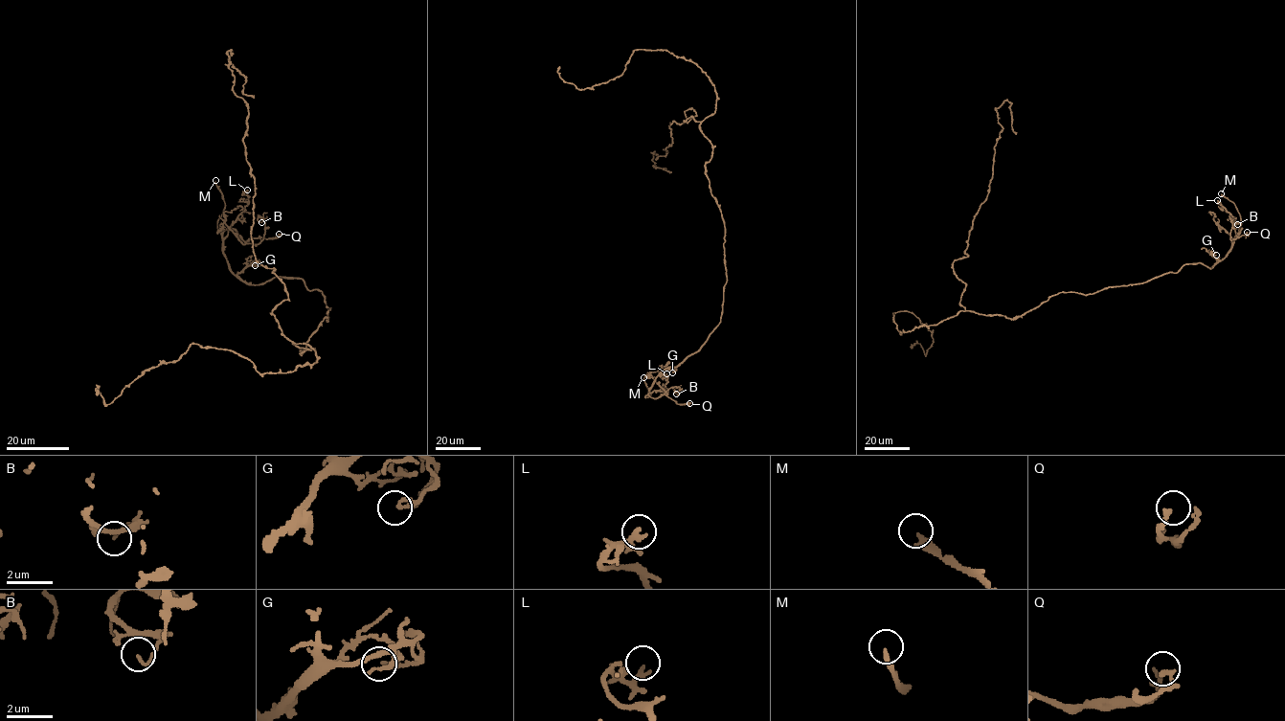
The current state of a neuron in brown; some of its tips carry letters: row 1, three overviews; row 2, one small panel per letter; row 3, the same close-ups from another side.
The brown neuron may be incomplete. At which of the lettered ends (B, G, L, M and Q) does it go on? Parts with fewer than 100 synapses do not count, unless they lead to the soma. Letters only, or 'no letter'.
M

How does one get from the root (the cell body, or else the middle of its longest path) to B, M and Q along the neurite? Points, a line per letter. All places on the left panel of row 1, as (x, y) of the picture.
B: (301, 353), (327, 321), (322, 292), (298, 278), (246, 284), (223, 253), (226, 230), (258, 243), (261, 222)
M: (301, 353), (330, 308), (301, 279), (246, 284), (232, 271), (215, 180)
Q: (301, 353), (327, 321), (322, 292), (298, 278), (246, 284), (223, 253), (228, 229), (244, 241), (279, 234)

